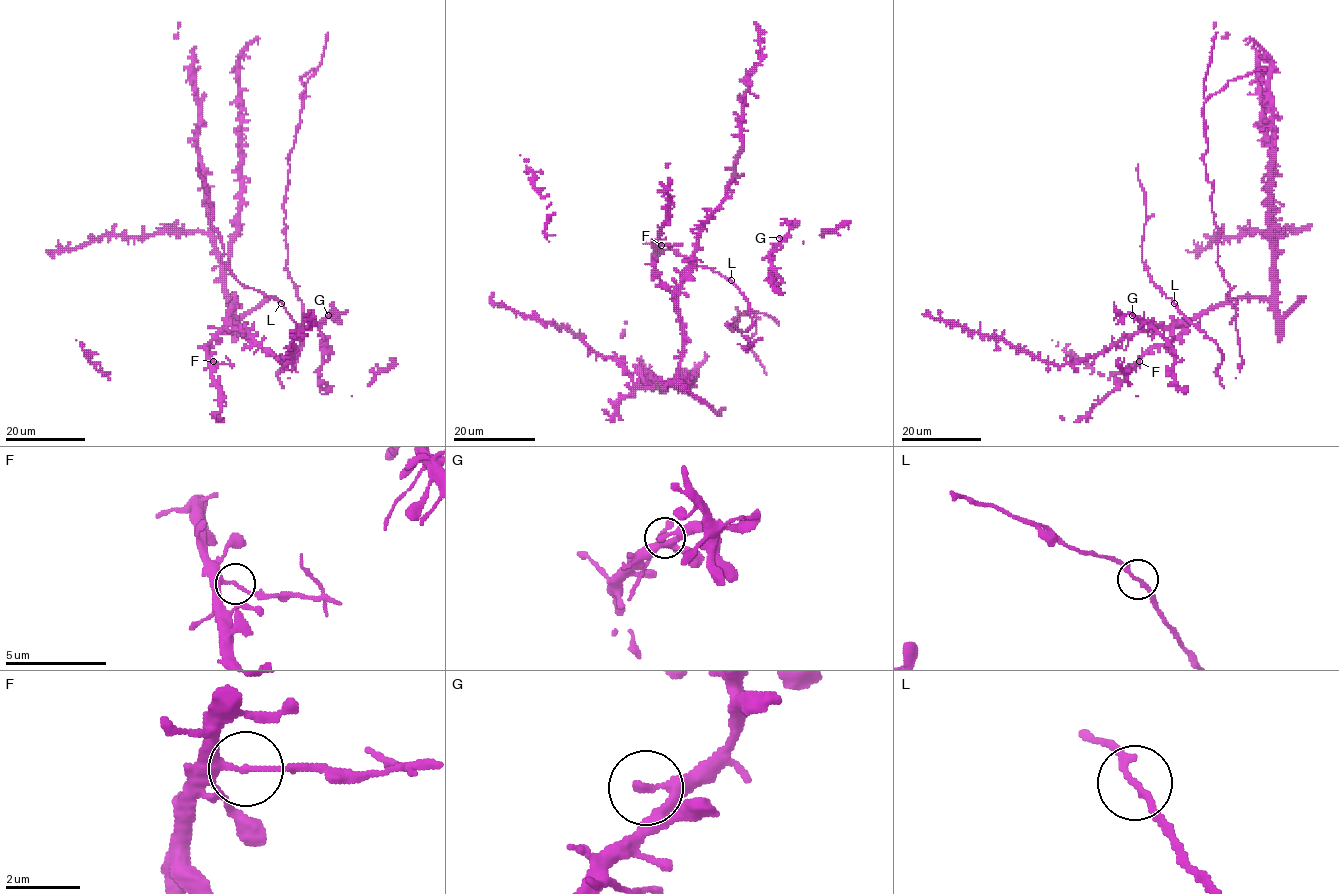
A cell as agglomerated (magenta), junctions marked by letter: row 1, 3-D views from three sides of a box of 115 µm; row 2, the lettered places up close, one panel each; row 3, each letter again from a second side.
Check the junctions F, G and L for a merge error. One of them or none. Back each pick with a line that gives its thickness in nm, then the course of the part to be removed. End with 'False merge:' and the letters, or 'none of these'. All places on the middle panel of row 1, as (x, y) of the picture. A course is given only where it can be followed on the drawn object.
F: 190 nm thick; foreign part runs (661, 245), (677, 245), (674, 243)
False merge: F

